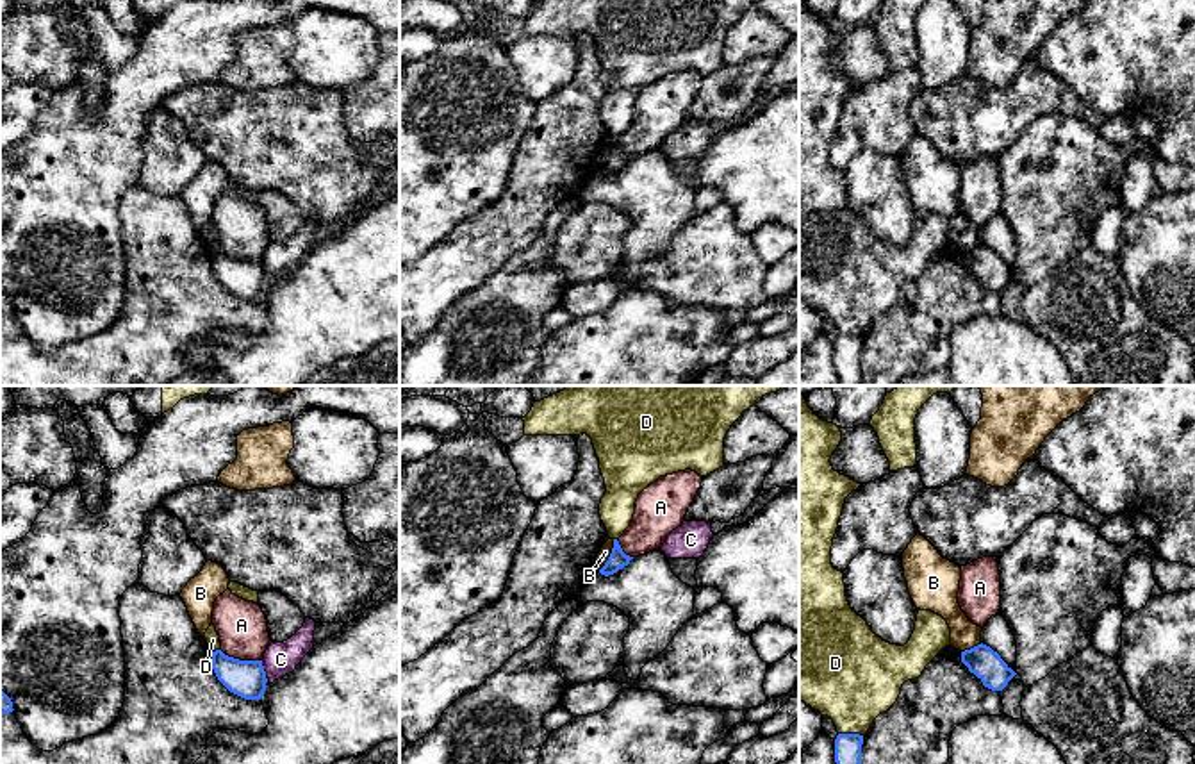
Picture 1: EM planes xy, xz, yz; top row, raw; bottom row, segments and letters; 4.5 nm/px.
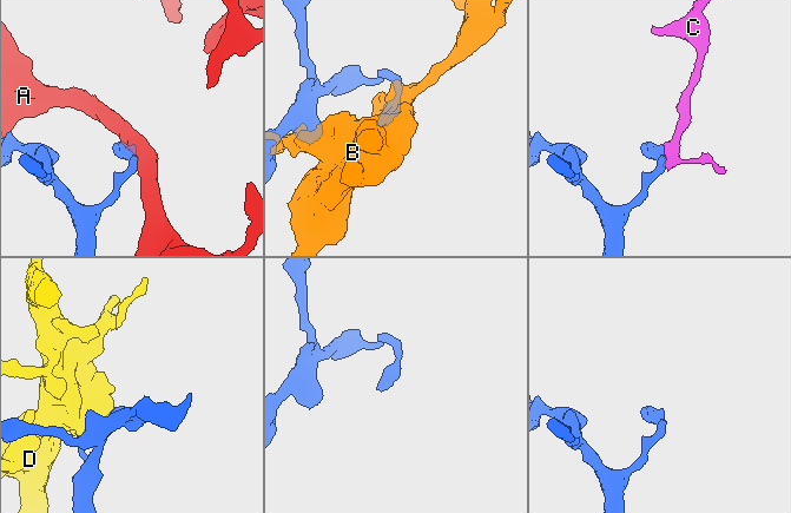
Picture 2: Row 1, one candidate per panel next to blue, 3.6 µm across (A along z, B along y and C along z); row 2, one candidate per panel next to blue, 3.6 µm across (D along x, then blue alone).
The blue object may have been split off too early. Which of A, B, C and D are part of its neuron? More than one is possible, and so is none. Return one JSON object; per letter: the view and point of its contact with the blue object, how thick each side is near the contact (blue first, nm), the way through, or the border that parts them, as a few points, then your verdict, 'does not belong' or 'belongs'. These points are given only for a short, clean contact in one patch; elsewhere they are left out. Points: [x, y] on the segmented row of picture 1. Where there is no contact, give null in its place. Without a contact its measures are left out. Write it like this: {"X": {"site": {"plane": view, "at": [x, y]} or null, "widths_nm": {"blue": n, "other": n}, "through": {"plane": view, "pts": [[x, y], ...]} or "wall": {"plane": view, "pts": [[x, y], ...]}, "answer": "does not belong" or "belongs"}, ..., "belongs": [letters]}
{"A": {"site": {"plane": "xy", "at": [241, 661]}, "widths_nm": {"blue": 170, "other": 220}, "answer": "does not belong"}, "B": {"site": {"plane": "xz", "at": [610, 556]}, "widths_nm": {"blue": 90, "other": 50}, "wall": {"plane": "xz", "pts": [[614, 539], [609, 559], [598, 570]]}, "answer": "does not belong"}, "C": {"site": {"plane": "xy", "at": [263, 668]}, "widths_nm": {"blue": 170, "other": 150}, "wall": {"plane": "xy", "pts": [[261, 661], [266, 675]]}, "answer": "does not belong"}, "D": {"site": {"plane": "yz", "at": [851, 734]}, "widths_nm": {"blue": 130, "other": 400}, "answer": "does not belong"}, "belongs": []}

